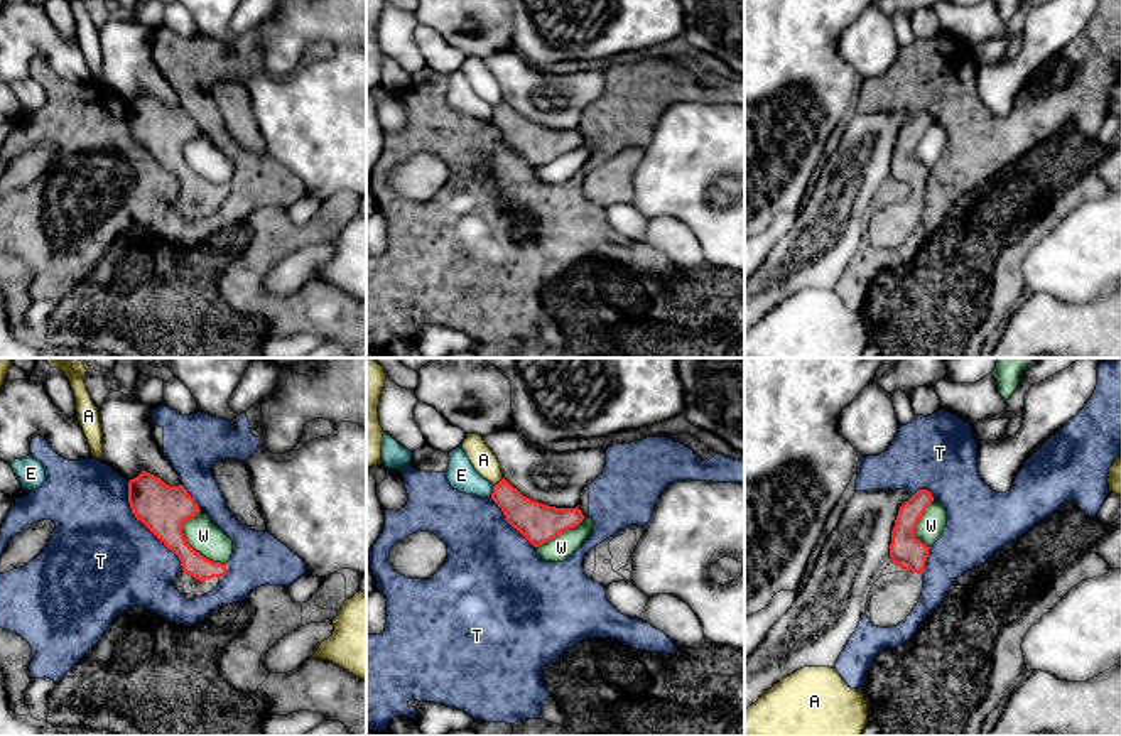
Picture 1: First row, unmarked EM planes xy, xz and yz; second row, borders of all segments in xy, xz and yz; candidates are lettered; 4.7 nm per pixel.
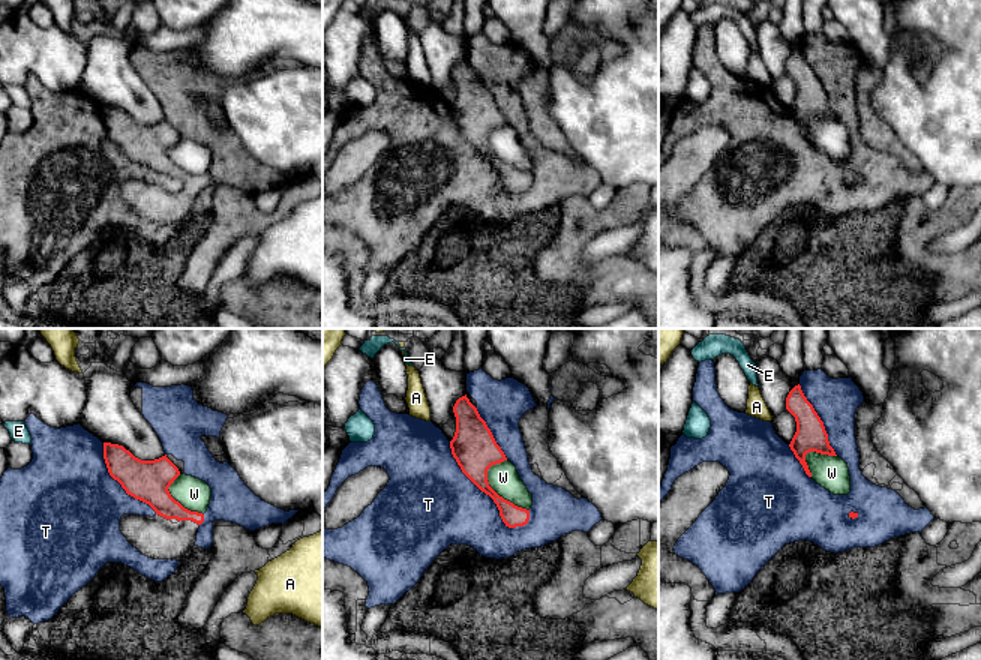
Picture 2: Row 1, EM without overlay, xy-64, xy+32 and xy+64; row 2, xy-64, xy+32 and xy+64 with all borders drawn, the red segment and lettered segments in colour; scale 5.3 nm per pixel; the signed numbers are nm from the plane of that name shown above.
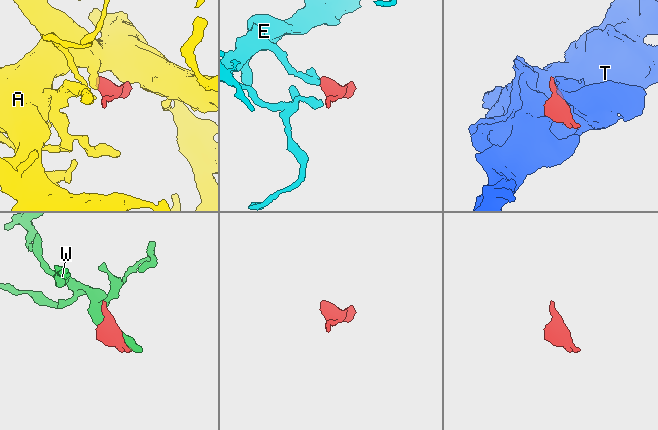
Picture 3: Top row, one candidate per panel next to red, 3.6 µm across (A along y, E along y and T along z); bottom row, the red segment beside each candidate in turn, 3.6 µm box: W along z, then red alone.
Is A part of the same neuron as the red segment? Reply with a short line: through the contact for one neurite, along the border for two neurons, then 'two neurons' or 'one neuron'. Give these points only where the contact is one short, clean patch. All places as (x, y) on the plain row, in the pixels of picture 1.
line xz (503, 100), (493, 108); two neurons

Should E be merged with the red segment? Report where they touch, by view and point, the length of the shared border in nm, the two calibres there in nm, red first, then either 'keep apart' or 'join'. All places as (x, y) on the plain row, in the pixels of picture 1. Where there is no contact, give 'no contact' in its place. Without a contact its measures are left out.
contact xz (493, 113); length 60 nm; calibres 180 and 140 nm; keep apart

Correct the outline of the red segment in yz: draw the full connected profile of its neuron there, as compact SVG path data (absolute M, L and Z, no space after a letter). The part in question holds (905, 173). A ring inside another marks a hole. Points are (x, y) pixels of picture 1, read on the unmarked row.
M918 111L905 123L891 152L890 179L903 192L881 198L871 209L866 225L866 238L878 250L900 246L917 228L923 211L923 191L930 169L920 164L913 154L934 123L929 111Z

